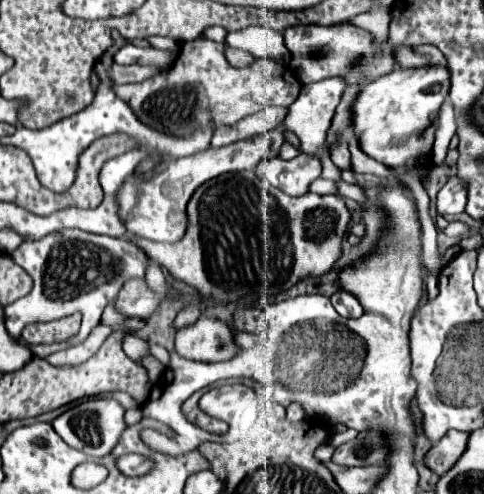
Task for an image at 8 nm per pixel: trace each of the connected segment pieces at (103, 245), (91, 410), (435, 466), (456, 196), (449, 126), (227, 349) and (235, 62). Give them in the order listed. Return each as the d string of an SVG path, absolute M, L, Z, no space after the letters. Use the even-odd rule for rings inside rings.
M60 230L34 242L22 242L14 252L10 252L10 258L32 276L34 288L30 294L4 306L4 326L16 342L24 344L28 350L32 350L34 356L40 358L72 344L80 344L100 324L102 310L118 296L122 284L130 278L142 278L148 264L144 252L140 252L126 238L100 236L82 230ZM74 312L82 312L82 328L74 338L40 346L22 340L22 328L26 324L56 320Z
M92 398L92 400L86 400L78 406L66 410L64 414L60 414L52 422L52 426L58 432L58 436L62 436L64 442L70 444L72 448L86 452L88 456L102 458L114 450L114 446L118 444L118 438L126 430L124 408L114 398Z
M448 430L444 434L444 438L440 442L436 442L430 448L430 452L426 454L426 458L424 458L426 466L432 468L440 476L446 474L446 470L450 470L450 466L454 466L454 462L458 462L458 458L464 454L466 438L468 438L468 432Z
M452 176L438 192L436 212L444 218L452 218L462 214L464 206L466 206L466 184L458 176Z
M446 100L446 102L442 104L442 108L440 108L436 142L434 142L434 148L432 148L432 162L434 162L436 166L442 166L442 164L444 164L446 150L448 150L448 144L450 144L450 138L454 136L454 132L456 132L454 110L452 110L452 104Z
M200 316L194 324L184 326L176 332L176 352L198 362L224 362L234 358L240 352L240 346L234 340L234 330L224 320Z
M226 46L226 60L234 66L234 68L244 68L244 66L250 66L256 62L256 58L252 54L246 54L244 50L234 50L230 46Z

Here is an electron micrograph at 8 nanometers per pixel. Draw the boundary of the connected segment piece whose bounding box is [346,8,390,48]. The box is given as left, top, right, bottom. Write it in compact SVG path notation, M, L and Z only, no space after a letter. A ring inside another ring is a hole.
M374 8L366 14L358 14L346 21L350 24L356 24L360 28L366 28L372 38L374 38L374 46L384 46L388 42L388 26L390 26L390 12L384 8Z

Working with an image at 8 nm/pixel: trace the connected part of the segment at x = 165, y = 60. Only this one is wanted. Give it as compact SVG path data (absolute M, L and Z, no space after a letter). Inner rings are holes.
M126 44L114 54L116 64L158 64L160 70L171 66L175 58L176 55L170 54L170 52L162 52L153 47L140 48L134 44Z

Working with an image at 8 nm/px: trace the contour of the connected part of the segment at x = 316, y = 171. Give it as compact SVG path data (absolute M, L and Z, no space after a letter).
M300 152L294 160L288 162L282 158L264 158L260 162L260 176L288 196L306 194L310 182L314 182L320 174L320 158L314 158L312 154Z

